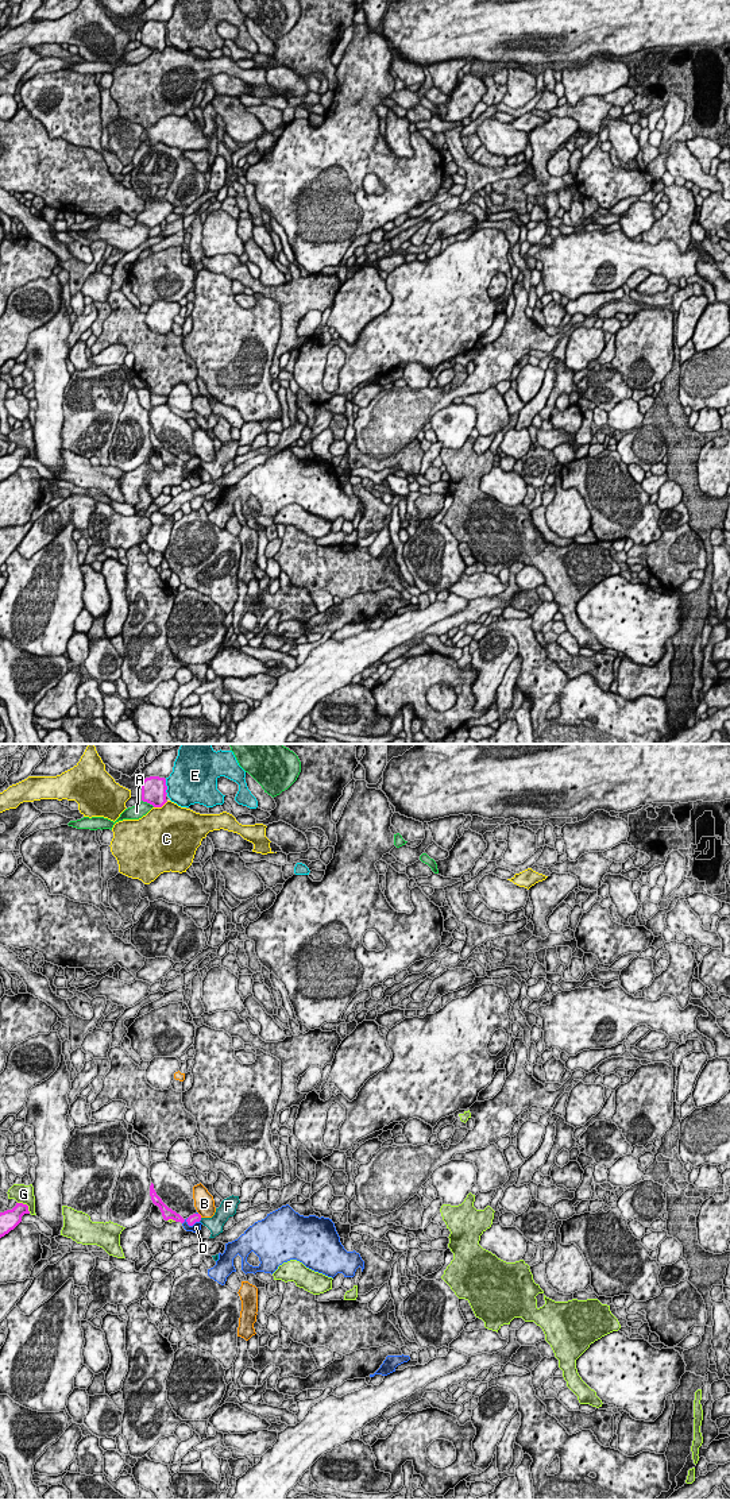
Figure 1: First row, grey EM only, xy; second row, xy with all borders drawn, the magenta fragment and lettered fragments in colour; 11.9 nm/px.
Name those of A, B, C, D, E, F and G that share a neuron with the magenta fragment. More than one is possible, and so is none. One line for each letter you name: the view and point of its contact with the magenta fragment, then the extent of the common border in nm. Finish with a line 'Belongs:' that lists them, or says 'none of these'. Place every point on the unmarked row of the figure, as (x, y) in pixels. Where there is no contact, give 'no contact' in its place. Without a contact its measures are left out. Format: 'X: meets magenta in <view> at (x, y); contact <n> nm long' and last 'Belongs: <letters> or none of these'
Belongs: none of these

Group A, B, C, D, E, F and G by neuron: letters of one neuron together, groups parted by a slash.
A / B / C / D / E / F / G

